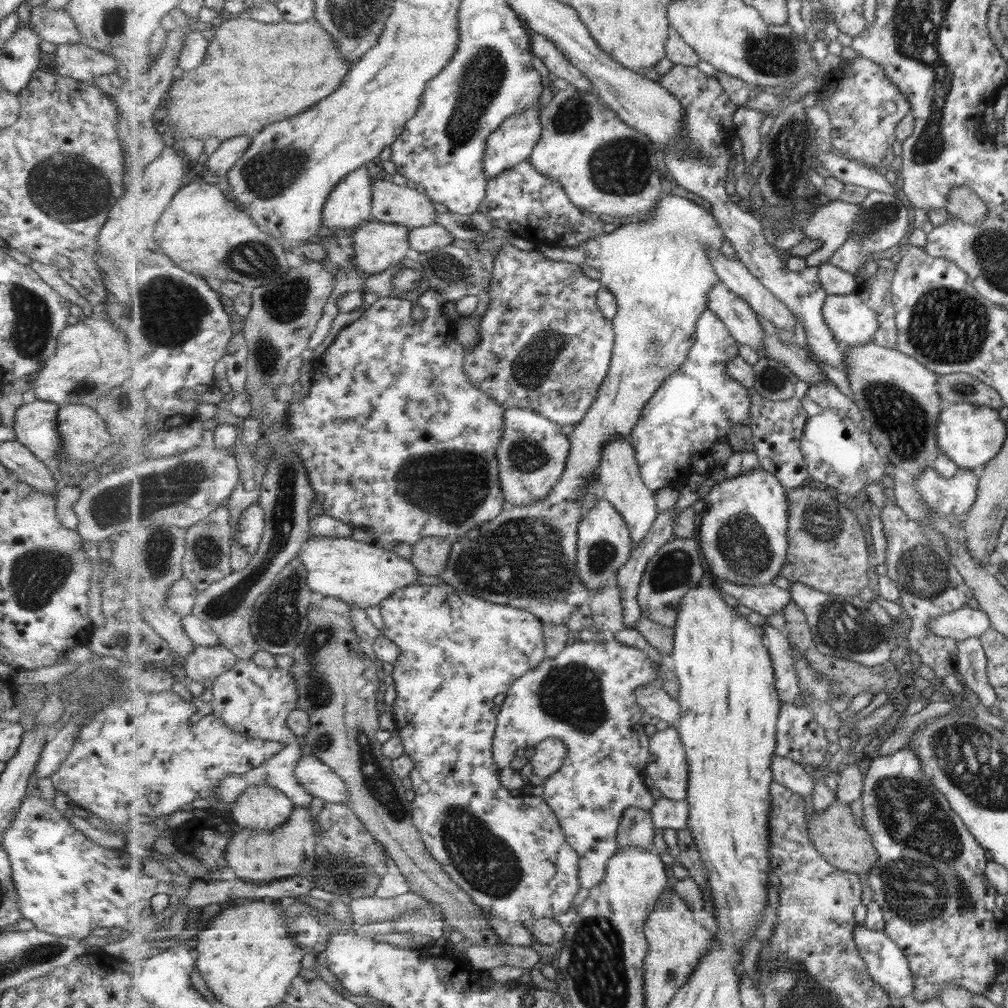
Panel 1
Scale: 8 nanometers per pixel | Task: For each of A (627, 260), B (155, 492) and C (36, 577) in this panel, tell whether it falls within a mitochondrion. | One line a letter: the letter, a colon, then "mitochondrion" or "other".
A: other
B: mitochondrion
C: mitochondrion

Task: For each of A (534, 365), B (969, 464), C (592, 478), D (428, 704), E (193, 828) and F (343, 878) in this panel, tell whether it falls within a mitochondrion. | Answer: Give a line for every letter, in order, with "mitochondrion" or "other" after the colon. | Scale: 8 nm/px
A: mitochondrion
B: other
C: other
D: other
E: other
F: mitochondrion

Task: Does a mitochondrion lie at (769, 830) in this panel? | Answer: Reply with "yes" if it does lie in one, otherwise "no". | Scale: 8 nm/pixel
no

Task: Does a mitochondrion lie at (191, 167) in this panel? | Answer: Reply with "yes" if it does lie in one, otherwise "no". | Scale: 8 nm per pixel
no

